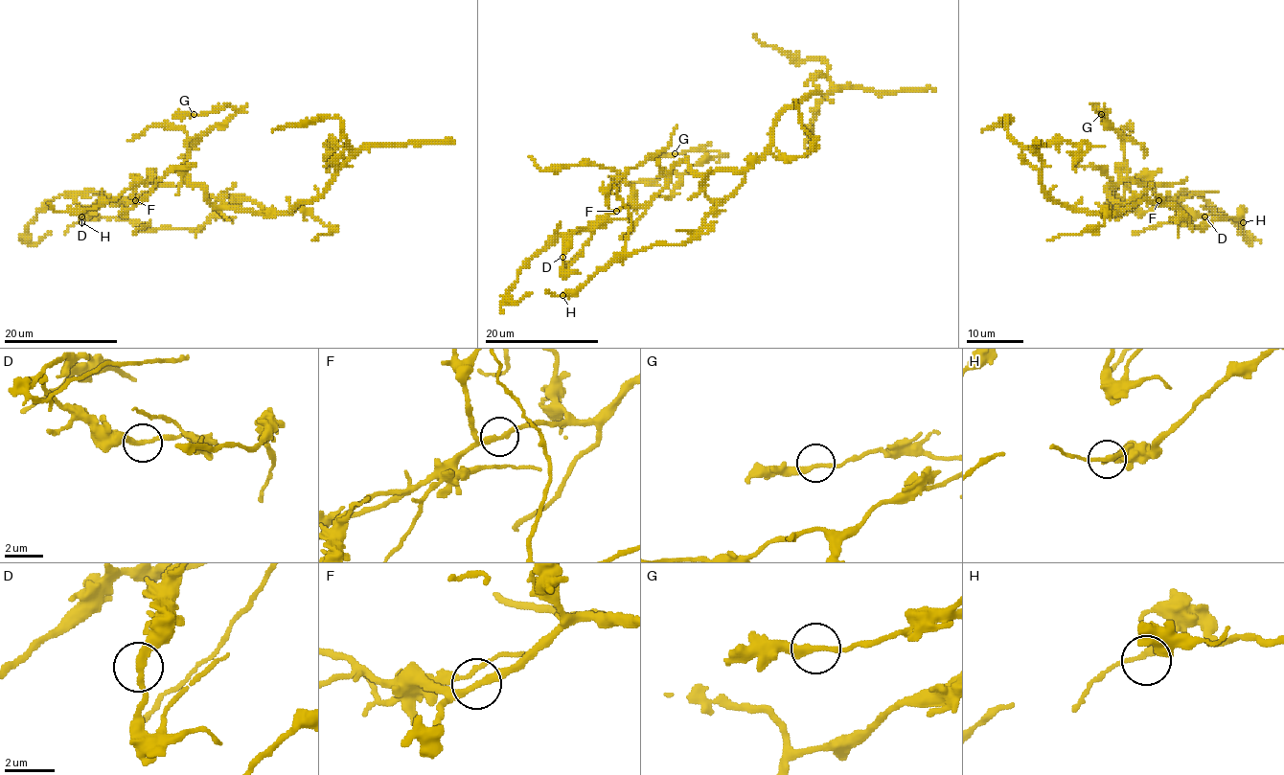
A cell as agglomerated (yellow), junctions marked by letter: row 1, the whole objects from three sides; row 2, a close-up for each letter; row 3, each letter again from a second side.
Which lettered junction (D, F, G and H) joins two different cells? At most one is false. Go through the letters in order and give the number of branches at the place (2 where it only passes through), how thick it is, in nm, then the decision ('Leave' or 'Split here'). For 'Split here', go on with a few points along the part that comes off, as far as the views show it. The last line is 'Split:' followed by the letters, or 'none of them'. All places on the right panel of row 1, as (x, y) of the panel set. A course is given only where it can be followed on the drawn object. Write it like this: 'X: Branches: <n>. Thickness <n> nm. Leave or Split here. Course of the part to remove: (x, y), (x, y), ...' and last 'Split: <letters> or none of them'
D: Branches: 2. Thickness 240 nm. Leave
F: Branches: 2. Thickness 240 nm. Leave
G: Branches: 2. Thickness 280 nm. Leave
H: Branches: 2. Thickness 240 nm. Leave
Split: none of them

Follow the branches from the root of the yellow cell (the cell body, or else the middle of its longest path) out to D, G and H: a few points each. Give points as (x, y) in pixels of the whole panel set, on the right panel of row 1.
D: (1122, 207), (1108, 188), (1134, 179), (1140, 185), (1154, 185), (1160, 201), (1175, 198), (1204, 216)
G: (1122, 207), (1108, 188), (1126, 176), (1128, 163), (1123, 143), (1099, 107), (1101, 114)
H: (1122, 207), (1119, 211), (1142, 199), (1157, 199), (1173, 205), (1192, 231), (1239, 214), (1243, 222)

